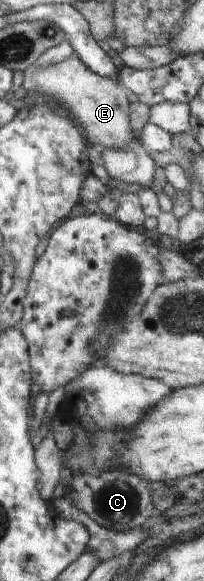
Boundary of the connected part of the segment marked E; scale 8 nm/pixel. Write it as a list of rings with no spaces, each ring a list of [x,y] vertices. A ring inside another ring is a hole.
[[[76,55],[53,66],[31,67],[24,72],[24,88],[42,94],[53,104],[66,106],[85,126],[90,144],[99,149],[128,149],[135,138],[124,85],[90,70]]]

